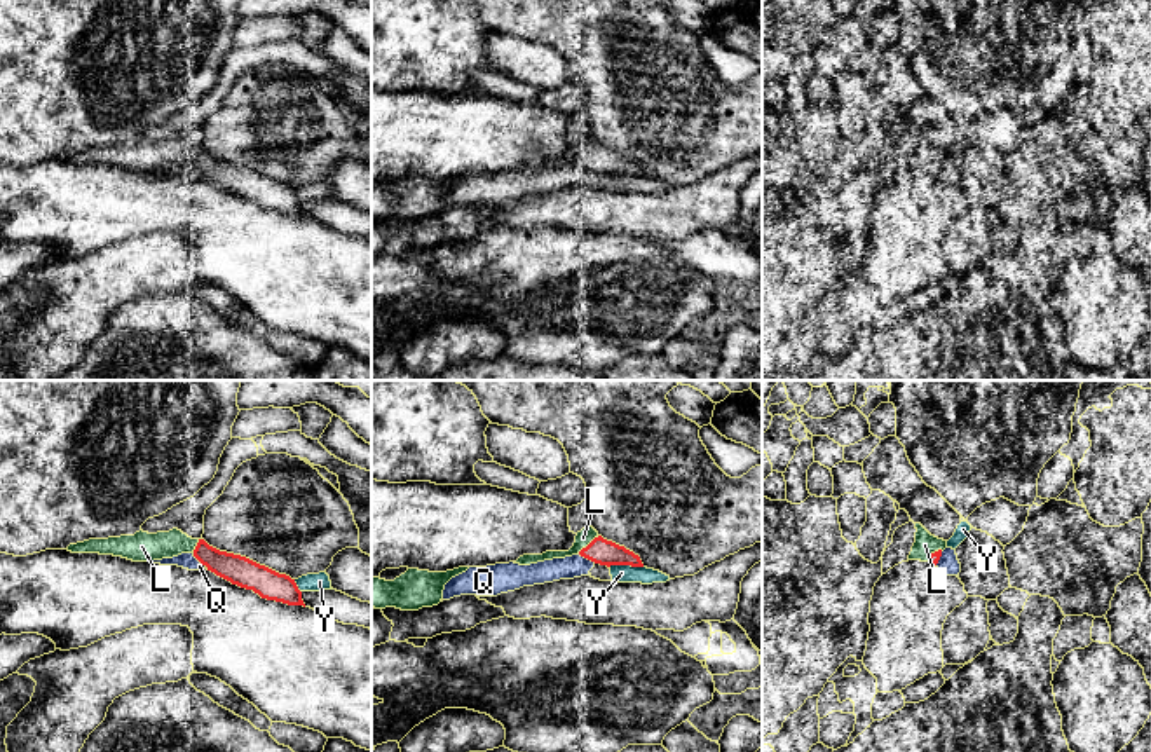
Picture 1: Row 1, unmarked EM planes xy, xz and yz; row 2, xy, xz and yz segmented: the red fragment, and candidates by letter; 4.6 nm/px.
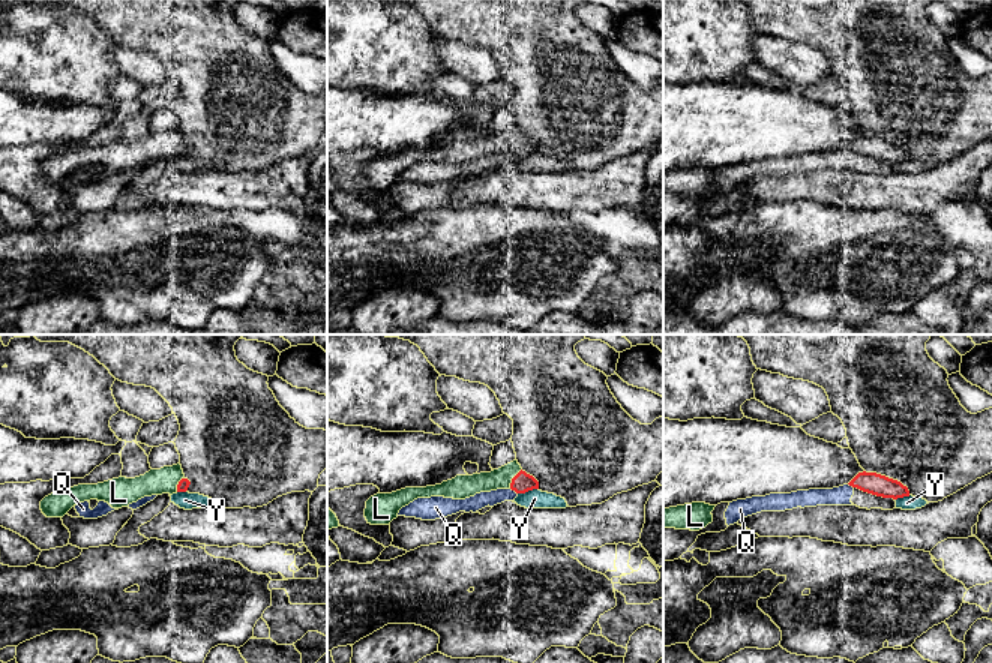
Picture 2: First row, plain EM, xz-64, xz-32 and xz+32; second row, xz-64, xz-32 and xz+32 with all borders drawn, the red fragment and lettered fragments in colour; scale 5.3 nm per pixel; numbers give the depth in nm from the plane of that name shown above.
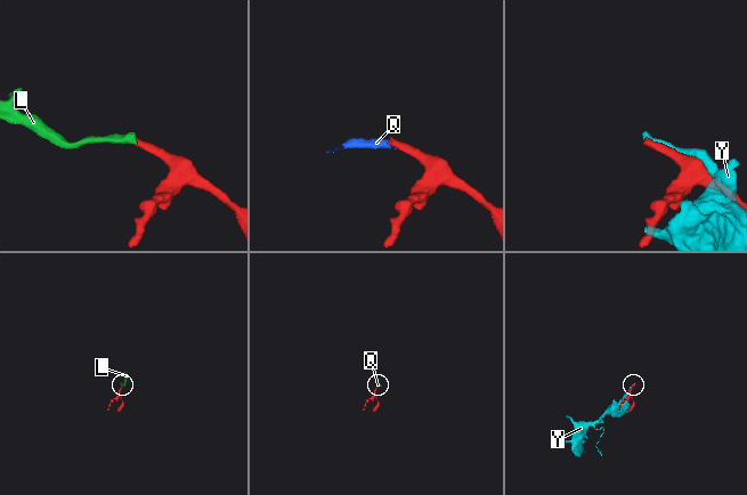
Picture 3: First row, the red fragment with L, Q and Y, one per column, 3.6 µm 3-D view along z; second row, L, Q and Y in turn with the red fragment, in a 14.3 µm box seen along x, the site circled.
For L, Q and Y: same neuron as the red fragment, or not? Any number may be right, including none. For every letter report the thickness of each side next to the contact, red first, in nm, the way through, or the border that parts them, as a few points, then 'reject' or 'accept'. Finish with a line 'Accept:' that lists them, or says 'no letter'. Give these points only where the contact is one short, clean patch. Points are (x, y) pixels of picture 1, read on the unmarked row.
L: 120 nm thick on the red side, 70 nm on the other; accept
Q: 120 nm thick on the red side, 110 nm on the other; reject
Y: 120 nm thick on the red side, 80 nm on the other; reject
Accept: L

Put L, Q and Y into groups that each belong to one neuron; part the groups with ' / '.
L / Q / Y

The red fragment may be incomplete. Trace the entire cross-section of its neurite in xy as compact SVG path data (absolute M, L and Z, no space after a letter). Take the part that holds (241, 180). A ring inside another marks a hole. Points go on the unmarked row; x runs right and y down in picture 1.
M178 138L169 141L136 141L108 148L89 148L70 154L72 162L99 162L122 166L133 171L153 171L192 162L208 180L246 199L253 199L262 208L288 215L303 215L302 201L295 188L260 174L246 166L220 161L204 148L192 148Z

